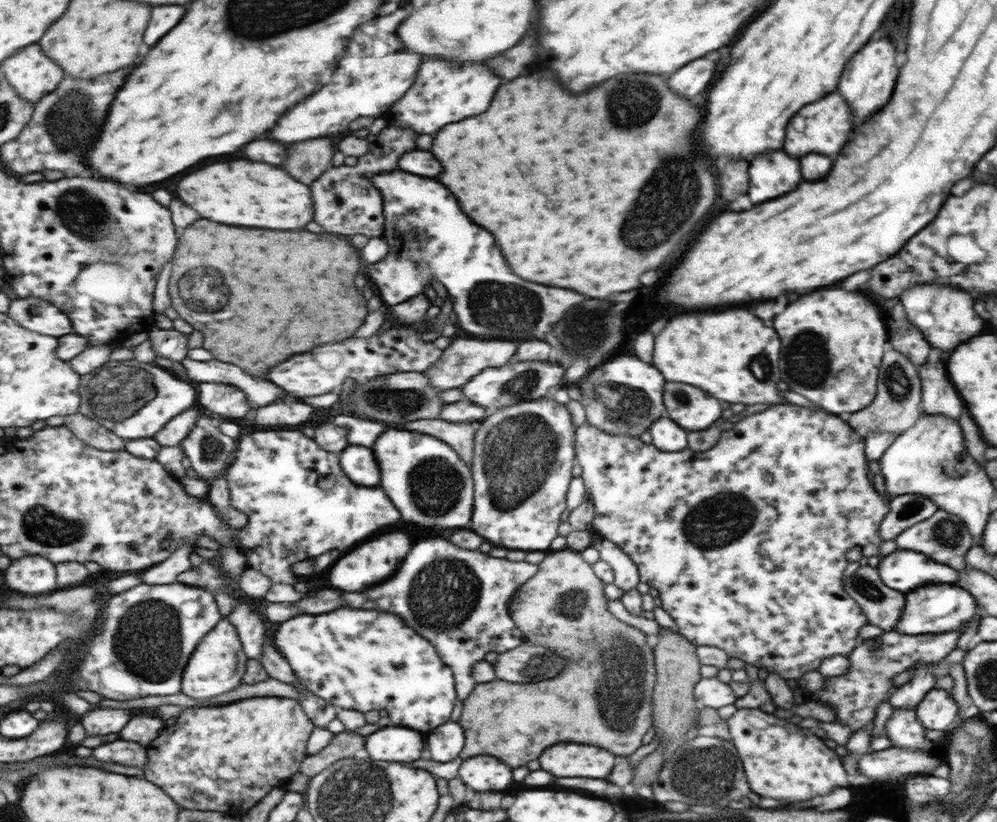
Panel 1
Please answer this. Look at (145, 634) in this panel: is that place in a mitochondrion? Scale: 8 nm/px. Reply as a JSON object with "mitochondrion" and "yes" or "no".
{"mitochondrion":"yes"}

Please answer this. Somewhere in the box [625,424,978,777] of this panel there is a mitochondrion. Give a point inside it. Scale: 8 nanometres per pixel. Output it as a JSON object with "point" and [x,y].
{"point":[706,524]}

